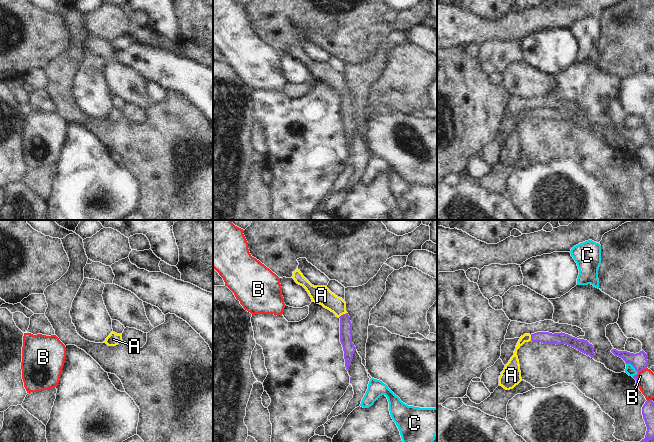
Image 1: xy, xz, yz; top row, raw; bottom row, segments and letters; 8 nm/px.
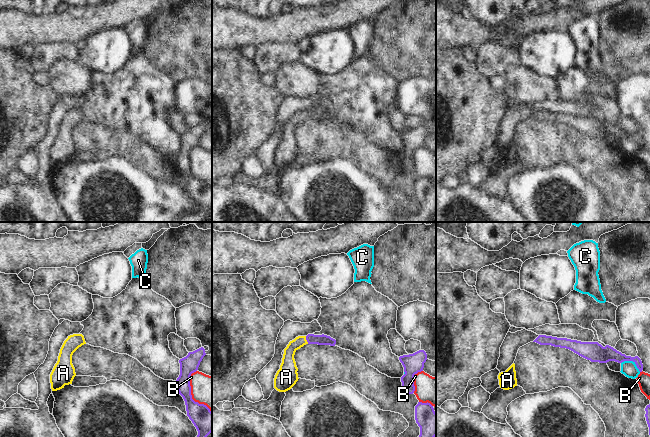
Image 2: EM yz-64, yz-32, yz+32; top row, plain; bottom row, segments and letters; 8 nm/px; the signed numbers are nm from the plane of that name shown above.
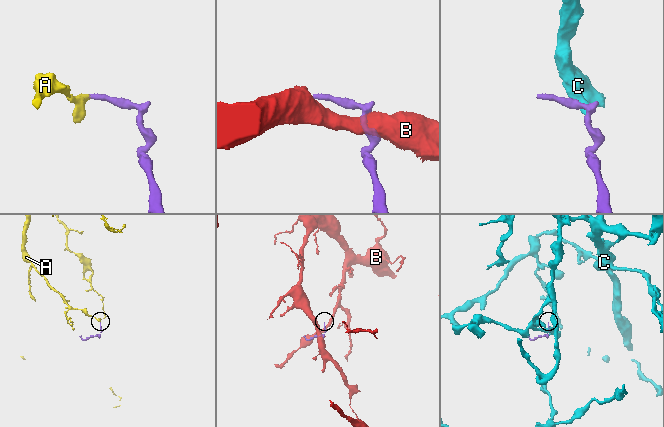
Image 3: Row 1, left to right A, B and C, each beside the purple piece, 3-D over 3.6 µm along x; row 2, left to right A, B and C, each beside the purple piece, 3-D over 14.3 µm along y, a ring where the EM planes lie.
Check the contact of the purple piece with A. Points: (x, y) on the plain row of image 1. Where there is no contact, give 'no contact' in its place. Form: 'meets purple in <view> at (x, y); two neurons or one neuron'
meets purple in xz at (343, 90); one neuron

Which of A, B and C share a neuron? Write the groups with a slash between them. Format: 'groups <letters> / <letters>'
groups A / B / C

